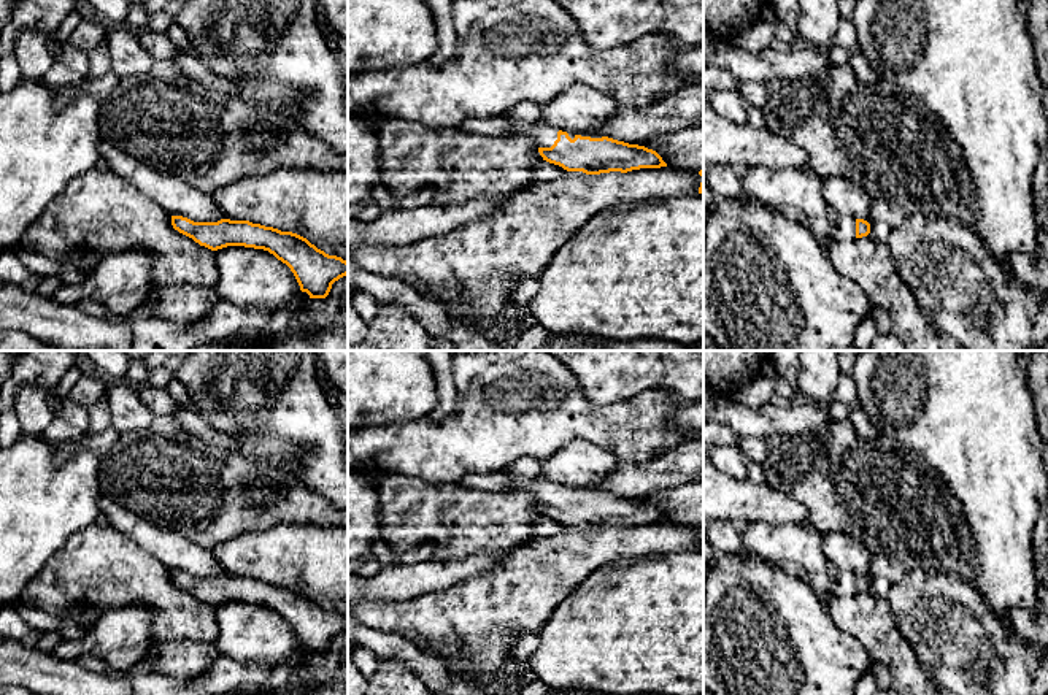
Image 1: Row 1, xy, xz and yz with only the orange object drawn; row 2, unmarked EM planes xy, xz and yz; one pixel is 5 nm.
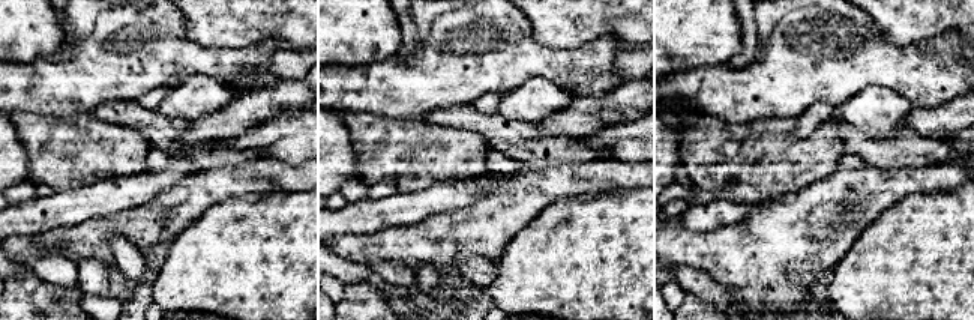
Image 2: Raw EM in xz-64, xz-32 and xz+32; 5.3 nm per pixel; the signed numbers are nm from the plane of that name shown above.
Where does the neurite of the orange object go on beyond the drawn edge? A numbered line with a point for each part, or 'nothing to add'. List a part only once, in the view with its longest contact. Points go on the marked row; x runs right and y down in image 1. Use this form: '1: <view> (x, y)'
1: xz (543, 135)

